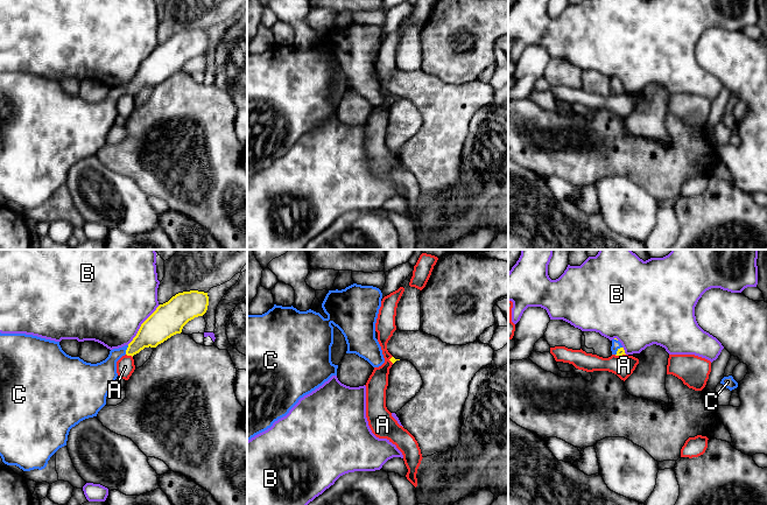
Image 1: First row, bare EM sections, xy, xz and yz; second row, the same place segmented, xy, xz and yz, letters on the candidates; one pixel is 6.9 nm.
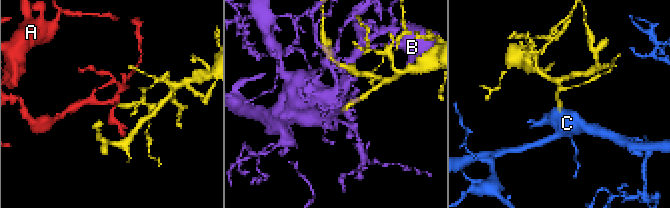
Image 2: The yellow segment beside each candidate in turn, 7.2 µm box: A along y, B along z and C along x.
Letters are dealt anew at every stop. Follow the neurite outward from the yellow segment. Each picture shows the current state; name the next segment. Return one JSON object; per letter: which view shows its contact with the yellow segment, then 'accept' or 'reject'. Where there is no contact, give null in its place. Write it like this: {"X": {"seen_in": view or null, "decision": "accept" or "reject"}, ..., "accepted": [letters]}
{"A": {"seen_in": "xy", "decision": "reject"}, "B": {"seen_in": "xy", "decision": "reject"}, "C": {"seen_in": "xy", "decision": "accept"}, "accepted": ["C"]}

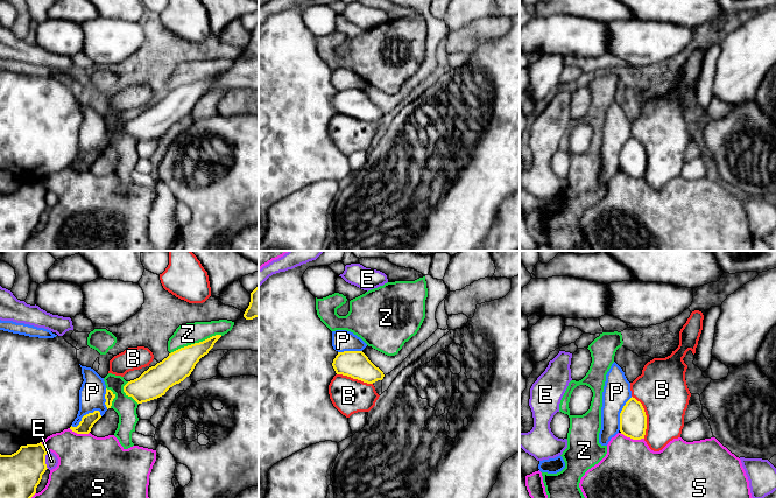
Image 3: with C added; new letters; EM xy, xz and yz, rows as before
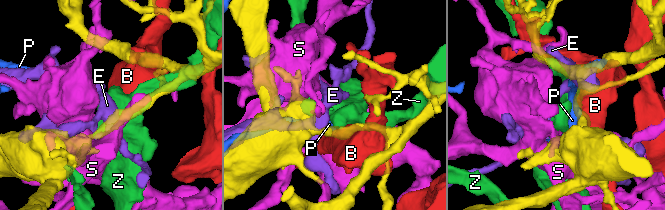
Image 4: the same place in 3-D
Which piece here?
{"B": {"seen_in": "yz", "decision": "reject"}, "E": {"seen_in": "xy", "decision": "reject"}, "P": {"seen_in": "xy", "decision": "reject"}, "S": {"seen_in": "yz", "decision": "reject"}, "Z": {"seen_in": "xy", "decision": "reject"}, "accepted": []}

